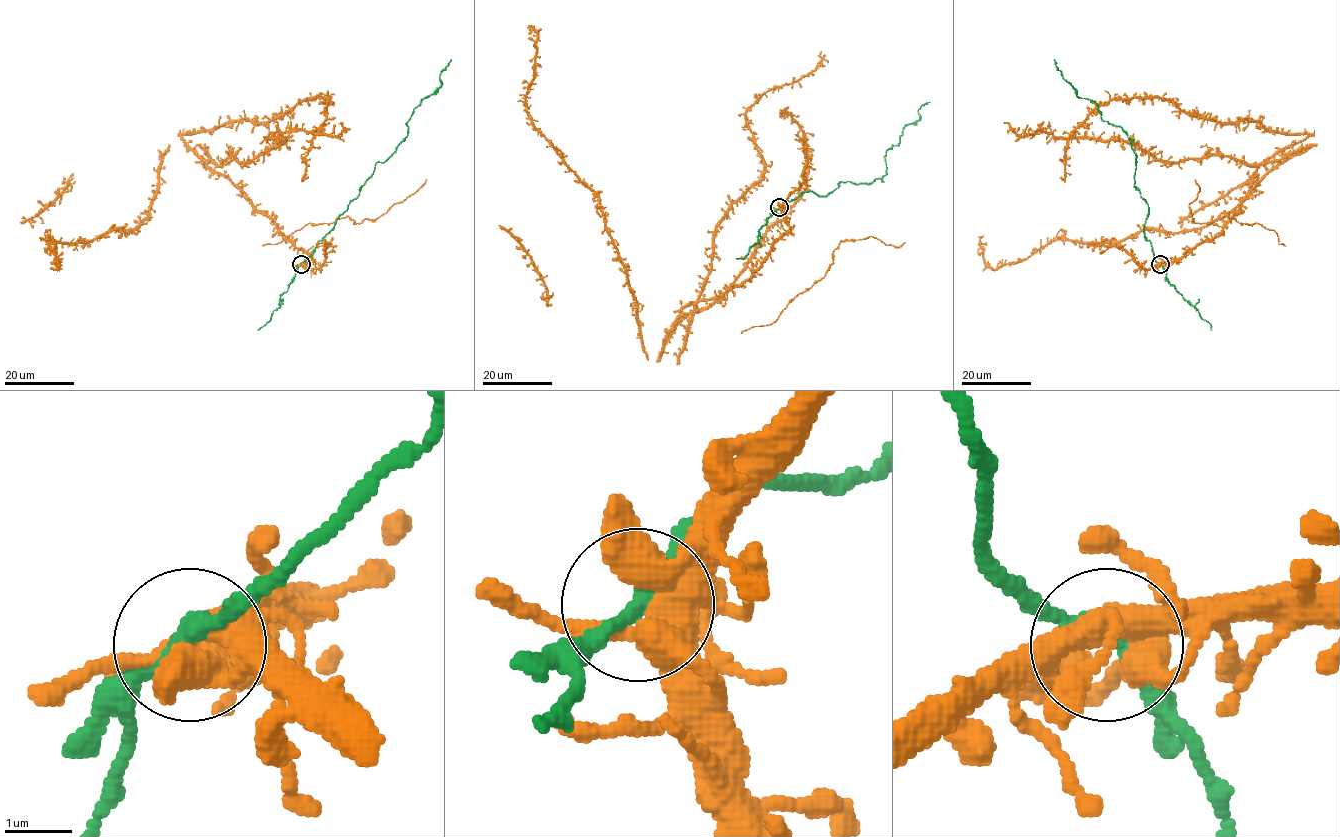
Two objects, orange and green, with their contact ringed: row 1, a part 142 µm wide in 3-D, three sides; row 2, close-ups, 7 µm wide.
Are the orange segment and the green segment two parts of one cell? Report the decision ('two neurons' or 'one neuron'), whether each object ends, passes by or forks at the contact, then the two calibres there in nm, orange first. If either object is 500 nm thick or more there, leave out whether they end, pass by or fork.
one neuron; orange forks there; green passes by; 440 nm thick on the orange side, 240 nm on the other

